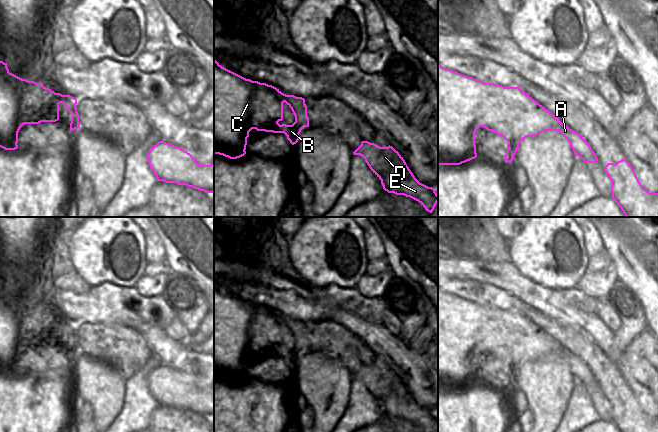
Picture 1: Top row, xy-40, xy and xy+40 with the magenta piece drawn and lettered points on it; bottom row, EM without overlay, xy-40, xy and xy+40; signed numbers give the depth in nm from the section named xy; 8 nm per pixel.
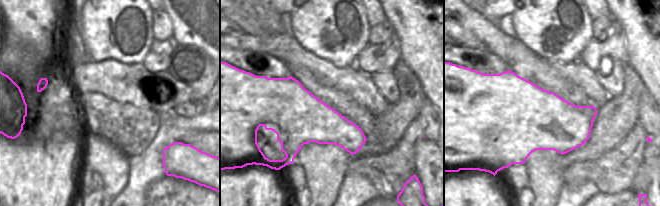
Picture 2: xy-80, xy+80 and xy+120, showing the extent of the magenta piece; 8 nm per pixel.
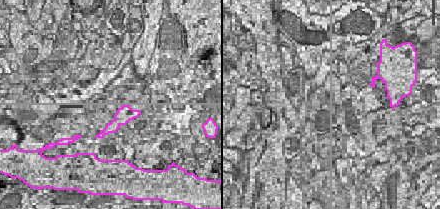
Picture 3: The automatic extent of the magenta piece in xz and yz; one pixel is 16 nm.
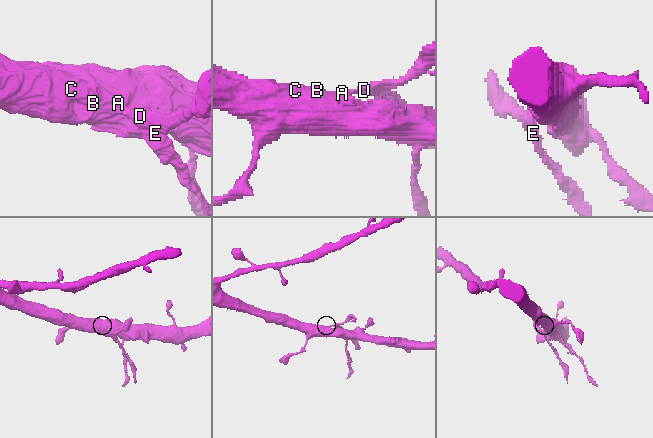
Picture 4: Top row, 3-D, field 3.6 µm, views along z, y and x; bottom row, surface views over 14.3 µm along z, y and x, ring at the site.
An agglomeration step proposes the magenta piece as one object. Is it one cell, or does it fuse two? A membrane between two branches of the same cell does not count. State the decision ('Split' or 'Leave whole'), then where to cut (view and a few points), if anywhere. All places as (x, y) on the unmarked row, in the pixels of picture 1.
Split. Split along xy+40 (593, 375), (593, 383), (596, 385).

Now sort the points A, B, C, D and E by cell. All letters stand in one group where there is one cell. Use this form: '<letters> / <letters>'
A B C / D E

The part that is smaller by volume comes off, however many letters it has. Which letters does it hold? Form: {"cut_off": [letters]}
{"cut_off": ["D", "E"]}

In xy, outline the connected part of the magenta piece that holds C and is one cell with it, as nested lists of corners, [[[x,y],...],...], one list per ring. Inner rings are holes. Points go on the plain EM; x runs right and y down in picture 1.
[[[214,283],[214,378],[223,379],[230,383],[237,383],[246,378],[247,362],[252,353],[257,355],[284,357],[292,369],[299,364],[299,358],[304,351],[309,351],[307,330],[305,323],[294,319],[286,319],[279,313],[266,307],[246,303],[224,291]],[[283,327],[286,327],[295,340],[292,349],[278,346],[283,344]]]

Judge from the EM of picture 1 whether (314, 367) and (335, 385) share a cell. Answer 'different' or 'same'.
same

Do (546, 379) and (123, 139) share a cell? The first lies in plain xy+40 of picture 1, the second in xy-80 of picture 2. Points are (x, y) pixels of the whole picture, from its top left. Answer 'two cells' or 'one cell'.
two cells

